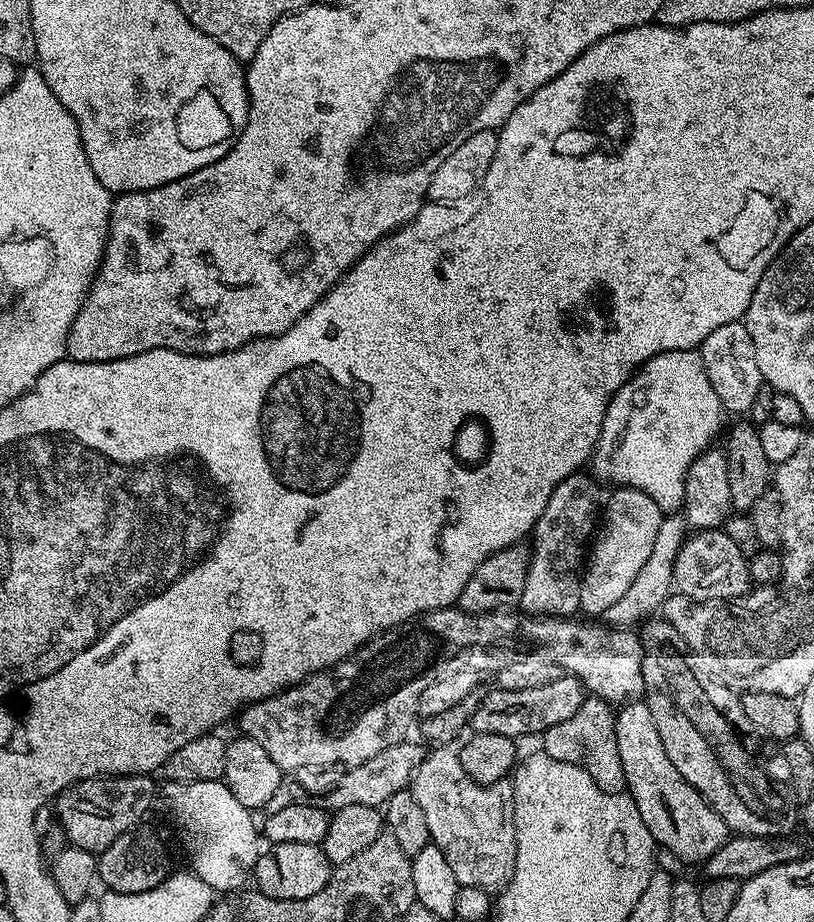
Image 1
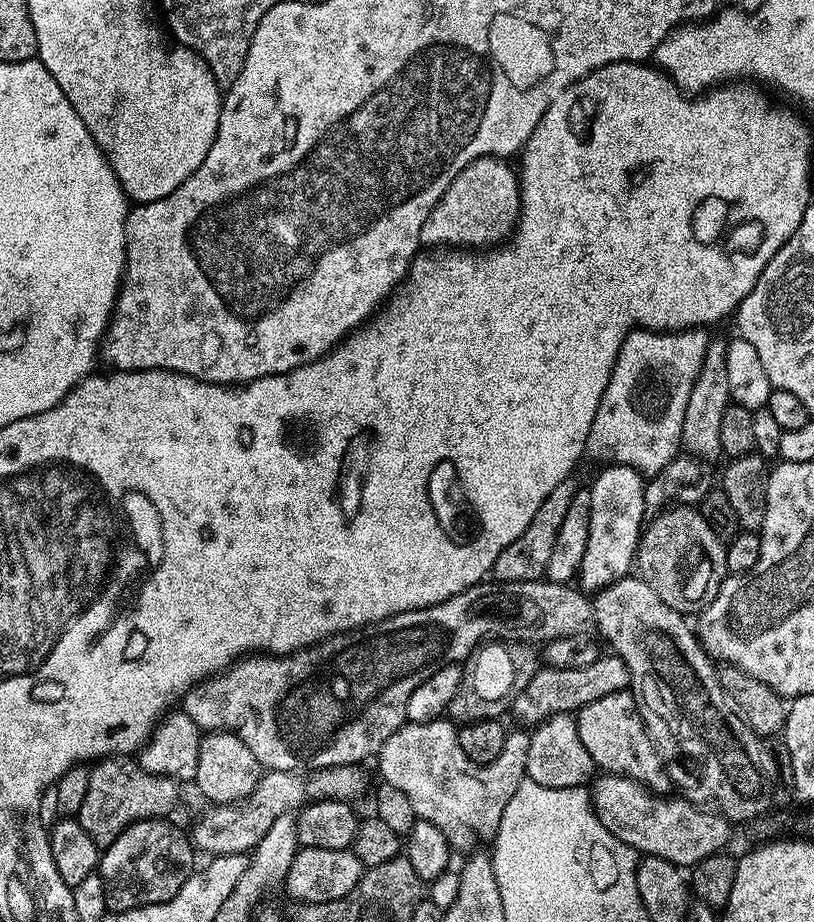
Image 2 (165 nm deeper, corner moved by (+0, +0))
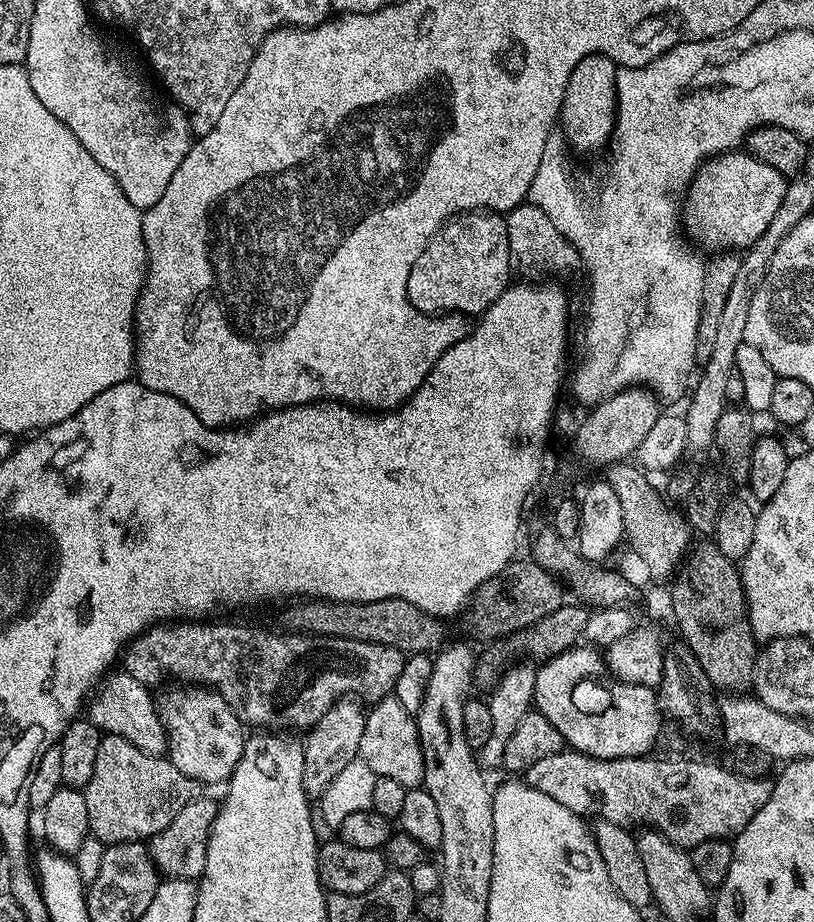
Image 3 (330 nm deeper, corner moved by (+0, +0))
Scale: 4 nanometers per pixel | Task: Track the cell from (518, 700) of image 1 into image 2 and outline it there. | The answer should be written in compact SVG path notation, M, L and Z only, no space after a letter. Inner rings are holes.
M601 654L598 662L590 662L590 666L578 666L570 670L544 666L534 674L534 678L530 678L530 682L526 682L526 690L511 697L510 712L522 723L528 724L524 726L535 726L563 712L575 714L581 708L590 706L590 702L606 698L606 694L625 691L631 683L626 662L615 654Z

